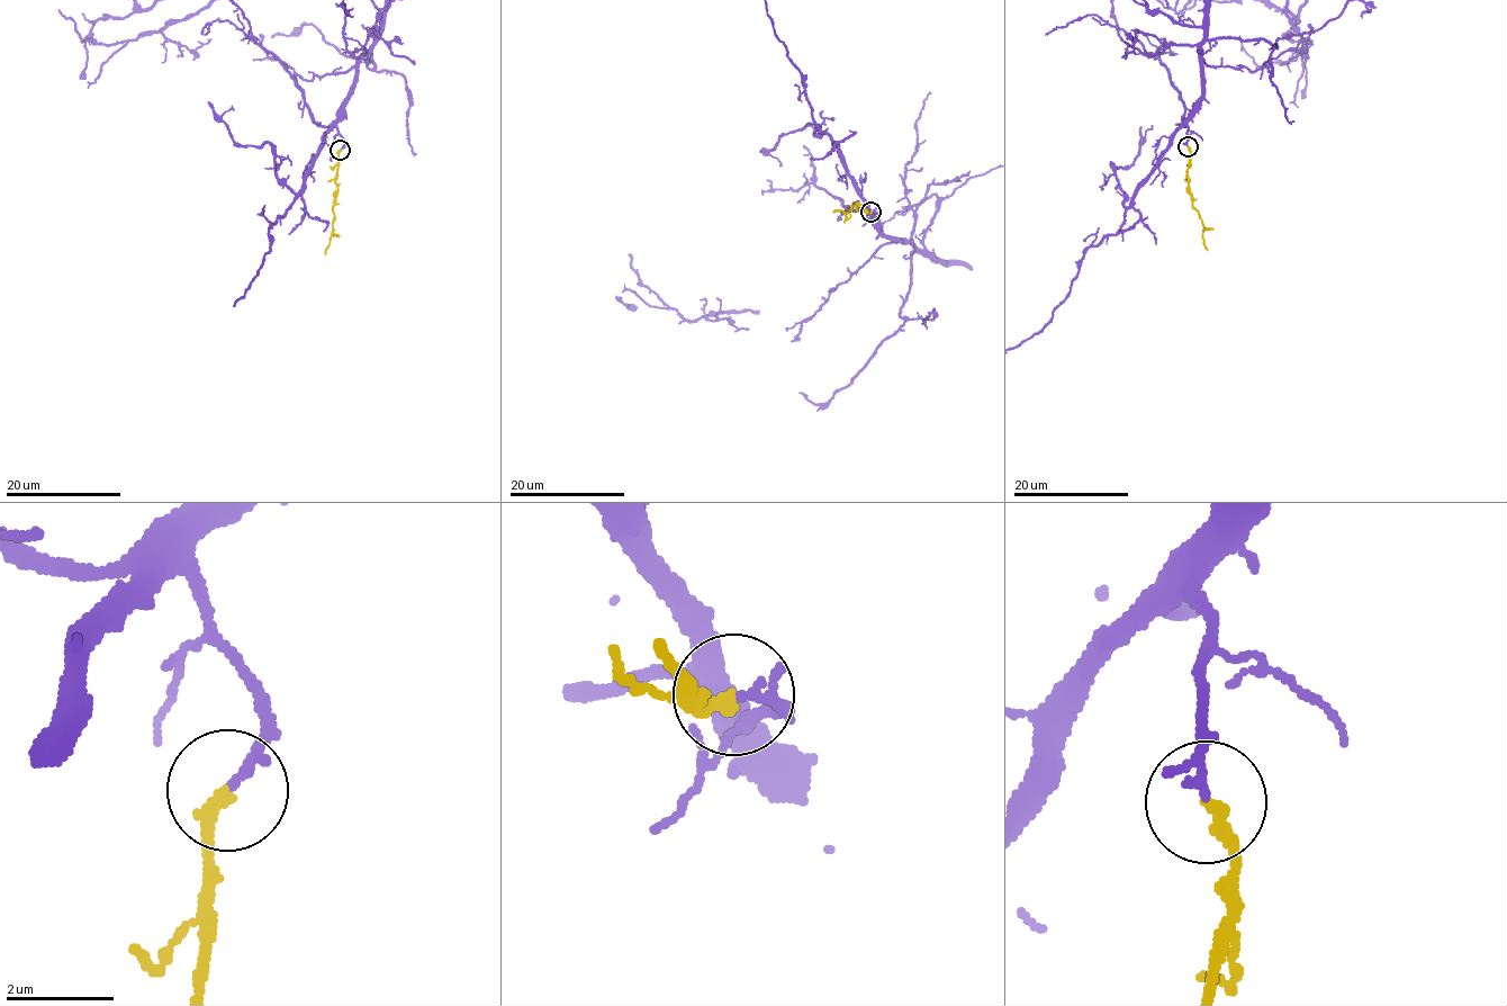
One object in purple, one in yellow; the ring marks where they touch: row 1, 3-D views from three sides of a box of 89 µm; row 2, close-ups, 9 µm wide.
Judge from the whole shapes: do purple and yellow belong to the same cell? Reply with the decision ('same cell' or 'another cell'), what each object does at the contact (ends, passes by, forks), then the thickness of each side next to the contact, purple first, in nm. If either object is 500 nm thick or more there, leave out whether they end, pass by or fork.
same cell; purple ends there; yellow ends there; 170 nm thick on the purple side, 240 nm on the other

